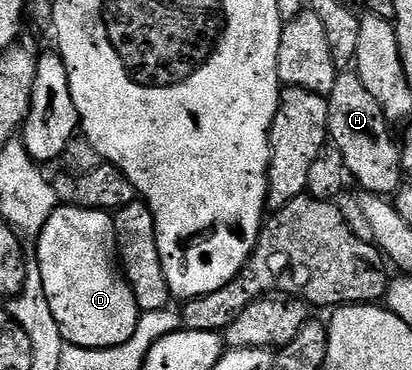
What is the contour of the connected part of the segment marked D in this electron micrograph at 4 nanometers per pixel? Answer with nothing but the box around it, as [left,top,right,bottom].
[34,206,141,348]

